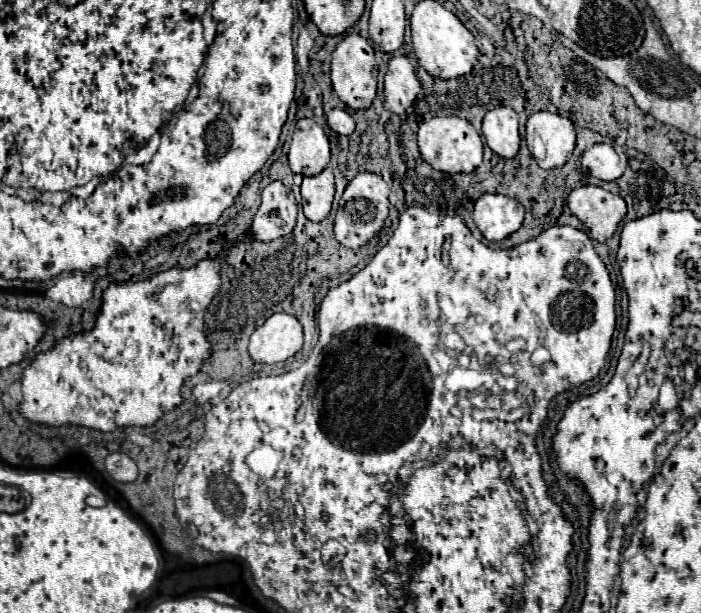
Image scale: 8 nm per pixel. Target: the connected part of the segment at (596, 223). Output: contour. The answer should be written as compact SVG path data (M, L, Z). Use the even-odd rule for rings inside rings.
M596 185L574 189L566 203L582 225L590 229L590 237L598 243L604 243L626 215L624 199Z

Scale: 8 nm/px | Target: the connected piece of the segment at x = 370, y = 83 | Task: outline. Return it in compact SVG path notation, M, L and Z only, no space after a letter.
M350 33L346 35L338 47L332 53L332 85L334 93L352 109L362 111L368 109L376 97L376 61L374 61L374 49L372 45L360 35L360 33Z

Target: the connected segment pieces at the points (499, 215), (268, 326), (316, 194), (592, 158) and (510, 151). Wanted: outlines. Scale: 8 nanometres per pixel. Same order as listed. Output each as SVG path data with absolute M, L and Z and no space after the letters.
M488 193L476 201L472 219L488 241L502 241L520 229L524 207L520 201L506 195Z
M274 313L250 337L250 357L256 363L278 363L302 349L302 325L294 315Z
M326 167L316 177L304 177L302 209L310 221L314 223L322 221L332 209L332 199L334 199L334 175L330 167Z
M594 145L582 155L582 169L602 181L614 181L624 173L618 153L612 145Z
M496 107L484 115L482 135L488 147L500 157L514 157L520 149L518 115L512 107Z

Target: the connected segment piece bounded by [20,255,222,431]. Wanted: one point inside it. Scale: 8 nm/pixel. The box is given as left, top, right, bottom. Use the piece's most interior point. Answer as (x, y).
(149, 337)

